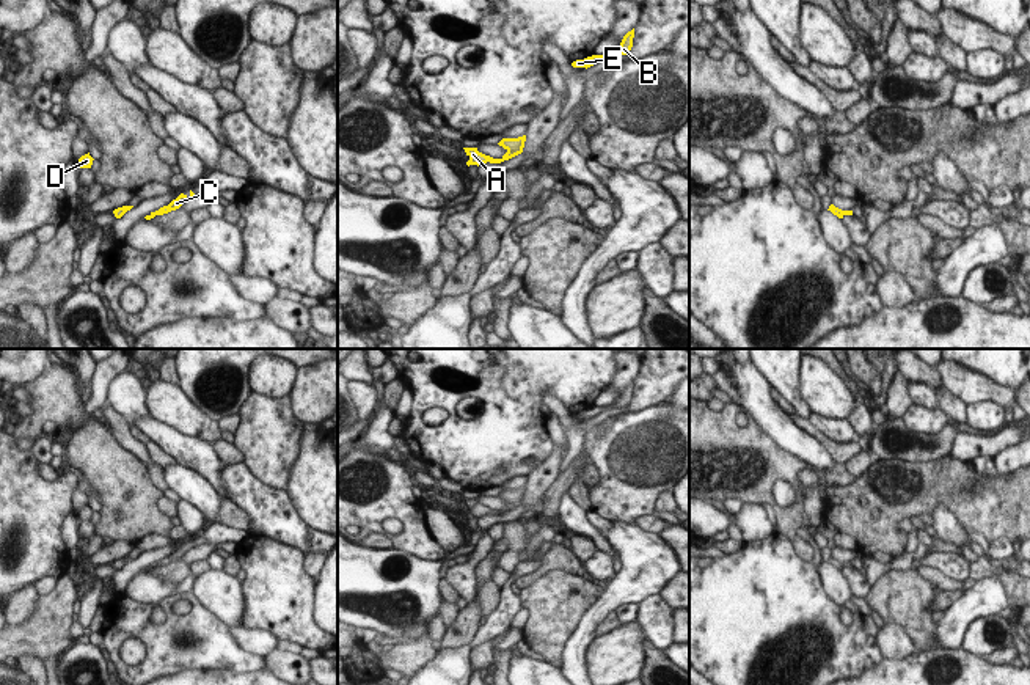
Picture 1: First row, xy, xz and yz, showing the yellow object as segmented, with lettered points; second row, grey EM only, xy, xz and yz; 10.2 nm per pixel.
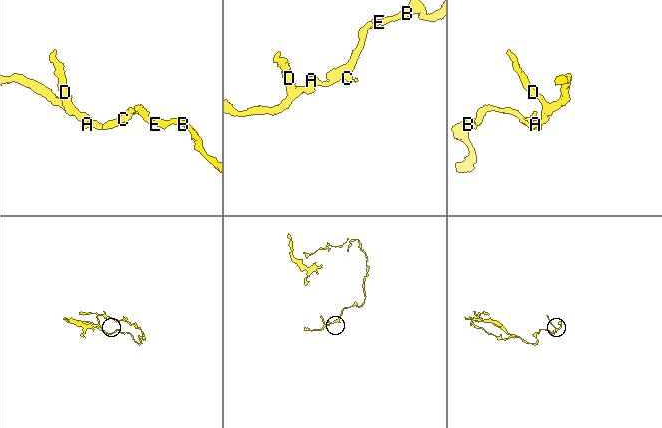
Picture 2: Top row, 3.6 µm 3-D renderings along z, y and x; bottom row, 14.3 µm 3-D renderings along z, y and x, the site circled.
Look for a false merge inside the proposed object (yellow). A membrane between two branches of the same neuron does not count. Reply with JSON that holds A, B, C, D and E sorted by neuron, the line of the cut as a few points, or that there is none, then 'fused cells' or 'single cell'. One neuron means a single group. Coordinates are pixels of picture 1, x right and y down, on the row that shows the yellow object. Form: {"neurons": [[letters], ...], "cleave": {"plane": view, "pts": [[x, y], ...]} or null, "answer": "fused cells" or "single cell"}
{"neurons": [["A", "B", "C", "D", "E"]], "cleave": null, "answer": "single cell"}

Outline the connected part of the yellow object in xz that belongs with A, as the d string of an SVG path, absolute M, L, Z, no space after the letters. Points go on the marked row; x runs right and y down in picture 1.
M526 135L518 137L518 138L502 138L498 145L502 146L507 152L501 157L501 159L493 159L490 156L485 156L482 152L477 151L477 148L463 148L466 156L469 157L469 160L466 162L466 165L482 165L482 163L501 163L504 160L509 160L518 154L523 152L524 148L524 141L526 141Z

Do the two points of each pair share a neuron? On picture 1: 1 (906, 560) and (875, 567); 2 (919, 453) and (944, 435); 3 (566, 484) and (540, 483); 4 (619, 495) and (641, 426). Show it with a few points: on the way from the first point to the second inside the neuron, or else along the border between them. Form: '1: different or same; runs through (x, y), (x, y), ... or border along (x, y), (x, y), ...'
1: same; runs through (898, 563), (883, 567)
2: same; runs through (925, 448), (938, 442)
3: different; border along (559, 475), (545, 492)
4: same; runs through (631, 478), (641, 454), (641, 443)

